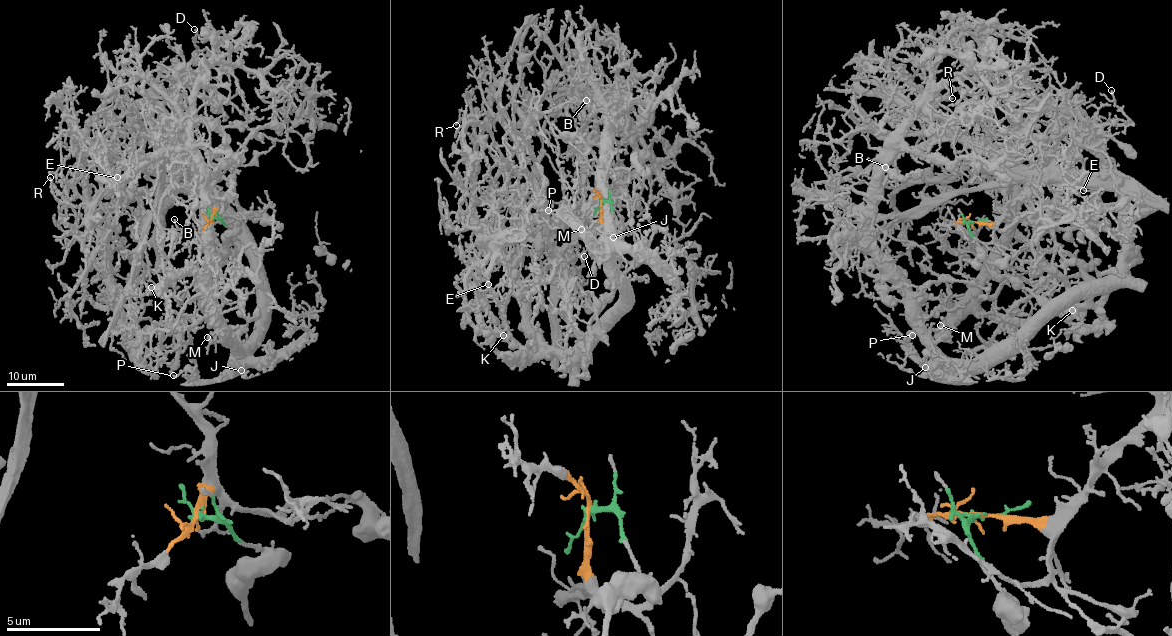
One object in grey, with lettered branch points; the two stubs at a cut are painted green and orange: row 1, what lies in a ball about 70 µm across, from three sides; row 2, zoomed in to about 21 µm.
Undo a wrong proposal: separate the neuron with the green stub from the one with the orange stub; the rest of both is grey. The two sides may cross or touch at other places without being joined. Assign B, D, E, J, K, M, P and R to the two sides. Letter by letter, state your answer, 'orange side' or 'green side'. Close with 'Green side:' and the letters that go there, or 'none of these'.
B: orange side
D: orange side
E: green side
J: green side
K: green side
M: green side
P: green side
R: orange side
Green side: E, J, K, M, P

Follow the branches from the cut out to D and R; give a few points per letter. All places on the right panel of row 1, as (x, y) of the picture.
D: (972, 222), (993, 224), (1030, 189), (1051, 180), (1098, 175), (1103, 169), (1094, 127), (1129, 121), (1110, 90)
R: (972, 222), (993, 224), (1034, 184), (1052, 175), (1005, 168), (990, 151), (923, 126), (935, 100), (953, 98)

